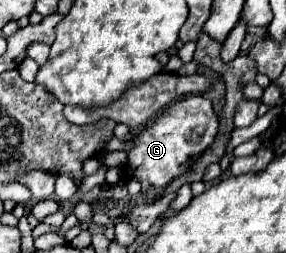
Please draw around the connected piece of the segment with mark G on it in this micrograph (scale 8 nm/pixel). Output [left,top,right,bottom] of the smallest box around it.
[123,94,217,192]

